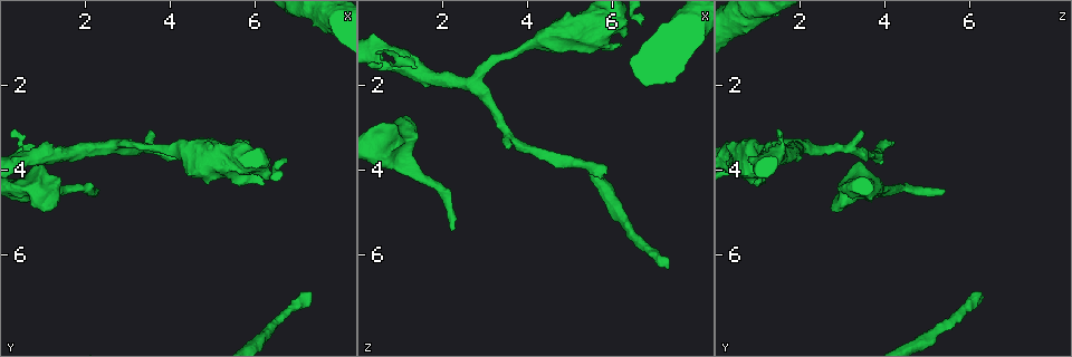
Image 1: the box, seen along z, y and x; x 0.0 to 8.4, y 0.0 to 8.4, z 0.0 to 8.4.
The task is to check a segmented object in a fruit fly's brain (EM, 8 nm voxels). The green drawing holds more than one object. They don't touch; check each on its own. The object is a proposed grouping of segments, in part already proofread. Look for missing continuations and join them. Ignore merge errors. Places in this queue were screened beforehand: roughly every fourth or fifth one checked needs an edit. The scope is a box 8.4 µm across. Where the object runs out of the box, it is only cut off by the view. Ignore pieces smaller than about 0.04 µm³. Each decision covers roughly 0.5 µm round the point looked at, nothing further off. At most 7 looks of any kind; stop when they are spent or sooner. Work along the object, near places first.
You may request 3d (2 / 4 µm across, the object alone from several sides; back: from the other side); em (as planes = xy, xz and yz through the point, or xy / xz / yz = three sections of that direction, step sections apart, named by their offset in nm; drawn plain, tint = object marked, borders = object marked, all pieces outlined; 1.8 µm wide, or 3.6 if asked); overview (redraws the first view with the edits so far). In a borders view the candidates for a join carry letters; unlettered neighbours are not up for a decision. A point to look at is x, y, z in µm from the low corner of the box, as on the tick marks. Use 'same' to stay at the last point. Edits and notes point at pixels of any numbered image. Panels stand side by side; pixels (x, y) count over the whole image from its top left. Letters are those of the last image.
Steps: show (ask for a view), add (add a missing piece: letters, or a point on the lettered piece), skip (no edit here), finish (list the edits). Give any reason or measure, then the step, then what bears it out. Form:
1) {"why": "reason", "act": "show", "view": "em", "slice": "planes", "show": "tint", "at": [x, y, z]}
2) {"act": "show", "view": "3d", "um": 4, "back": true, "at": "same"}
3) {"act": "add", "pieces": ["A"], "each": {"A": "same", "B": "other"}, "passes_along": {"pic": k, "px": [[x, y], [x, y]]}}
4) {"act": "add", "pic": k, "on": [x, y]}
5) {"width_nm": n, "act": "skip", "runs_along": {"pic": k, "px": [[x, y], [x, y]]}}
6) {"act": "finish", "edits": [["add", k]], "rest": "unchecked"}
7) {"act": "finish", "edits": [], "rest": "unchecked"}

{"act": "show", "view": "em", "um": 3.6, "slice": "planes", "show": "borders", "at": [2.15, 4.55, 5.40]}

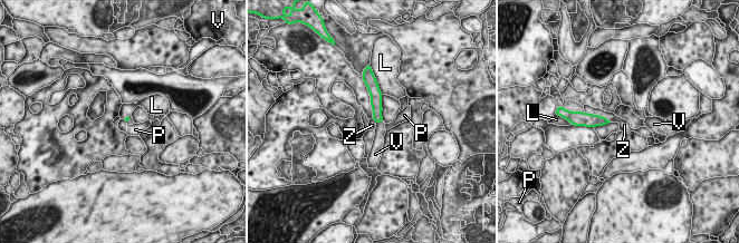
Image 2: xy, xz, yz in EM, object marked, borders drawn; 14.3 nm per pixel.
{"act": "add", "pieces": ["V"], "each": {"L": "other", "P": "other", "V": "same", "Z": "other"}, "passes_along": {"pic": 2, "px": [[376, 104], [380, 120], [380, 130]]}, "found": "the neuron continues"}

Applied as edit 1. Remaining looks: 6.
{"why": "see it whole again", "act": "show", "view": "overview"}

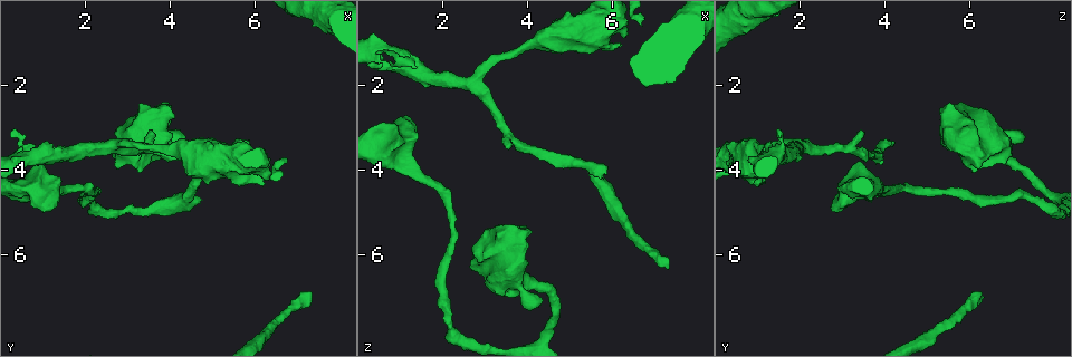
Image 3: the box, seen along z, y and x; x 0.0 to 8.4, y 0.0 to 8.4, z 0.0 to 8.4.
{"why": "an open end", "act": "show", "view": "3d", "um": 2, "at": [0.95, 3.85, 3.45]}

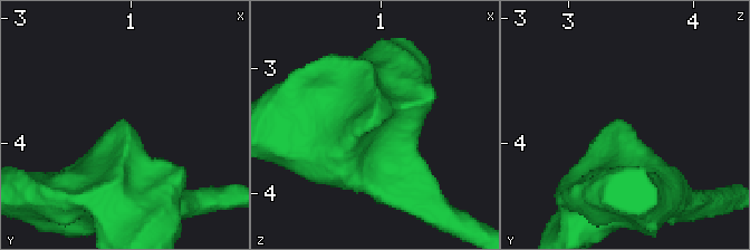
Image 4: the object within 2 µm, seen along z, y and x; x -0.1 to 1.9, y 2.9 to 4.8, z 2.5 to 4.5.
{"why": "need the tissue", "act": "show", "view": "em", "slice": "planes", "show": "borders", "at": [0.94, 3.80, 3.44]}

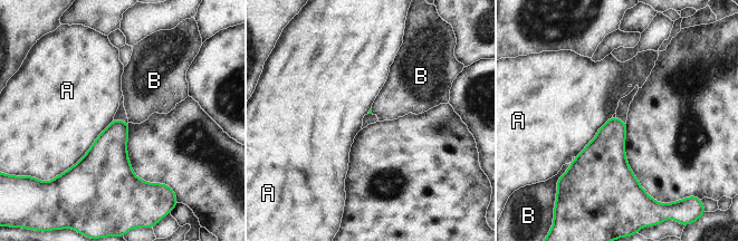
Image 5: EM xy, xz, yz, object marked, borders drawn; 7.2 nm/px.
{"act": "skip", "each": {"A": "other", "B": "other"}, "border": {"pic": 5, "px": [[571, 163], [566, 172]]}, "found": "no lettered piece goes on from it"}

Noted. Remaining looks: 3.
{"act": "show", "view": "em", "slice": "xz", "step": 4, "show": "tint", "at": [7.30, 7.00, 6.35]}

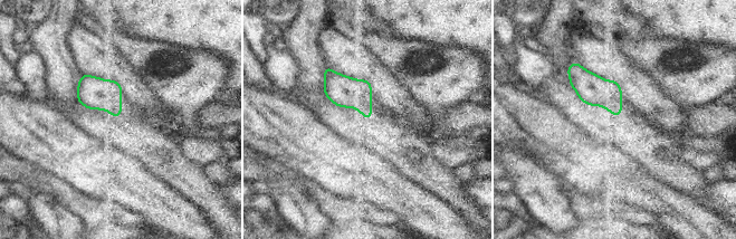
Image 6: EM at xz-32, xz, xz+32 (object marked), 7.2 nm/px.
{"act": "show", "view": "em", "slice": "planes", "show": "borders", "at": "same"}

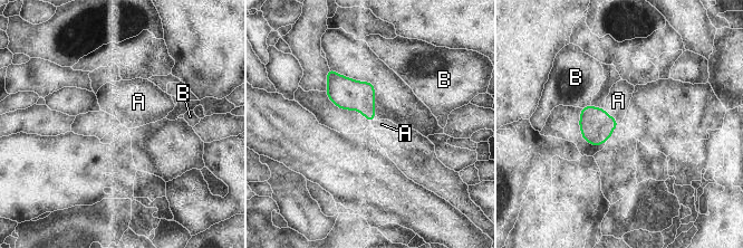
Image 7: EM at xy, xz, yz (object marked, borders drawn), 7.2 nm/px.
{"longest_contact_nm": ["A", 160], "act": "add", "pieces": ["A"], "each": {"A": "same", "B": "other"}, "found": "the neuron continues"}

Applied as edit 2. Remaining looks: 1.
{"act": "finish", "edits": [["add", 2], ["add", 7]], "rest": "unchecked"}

